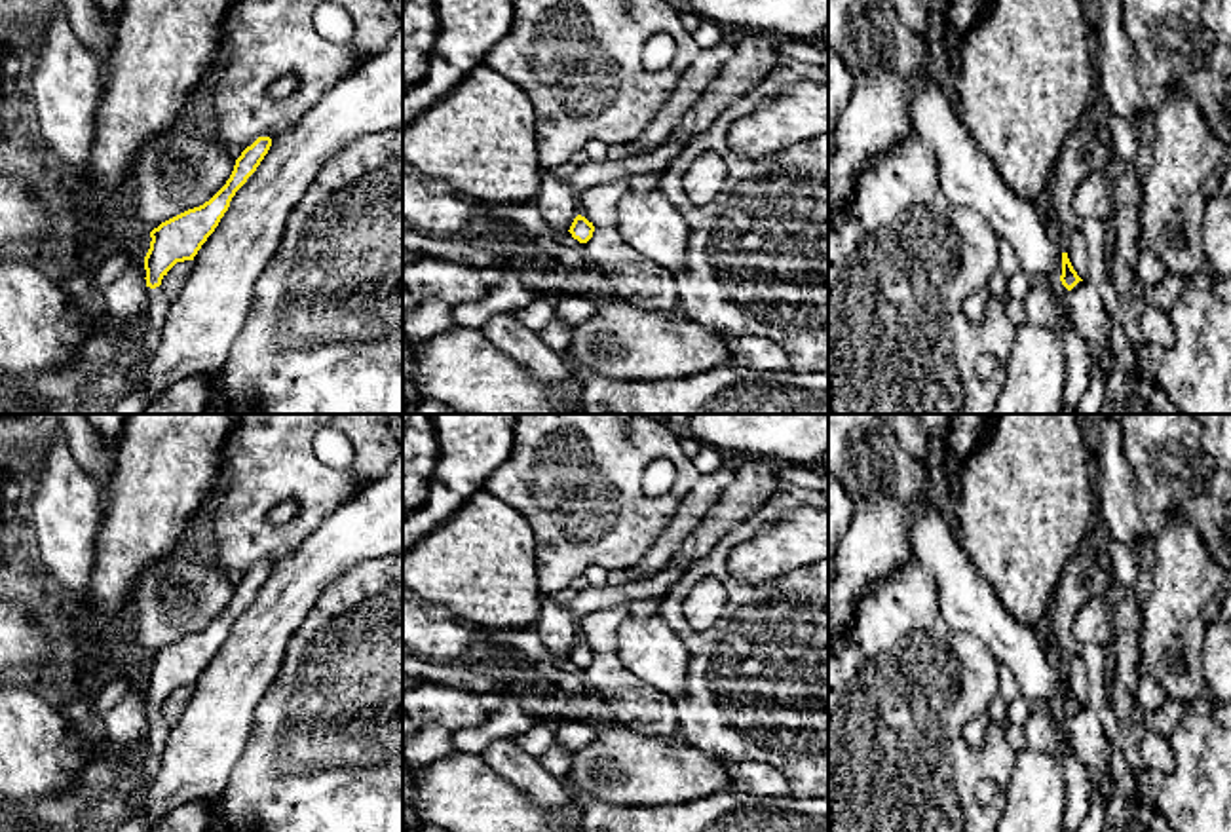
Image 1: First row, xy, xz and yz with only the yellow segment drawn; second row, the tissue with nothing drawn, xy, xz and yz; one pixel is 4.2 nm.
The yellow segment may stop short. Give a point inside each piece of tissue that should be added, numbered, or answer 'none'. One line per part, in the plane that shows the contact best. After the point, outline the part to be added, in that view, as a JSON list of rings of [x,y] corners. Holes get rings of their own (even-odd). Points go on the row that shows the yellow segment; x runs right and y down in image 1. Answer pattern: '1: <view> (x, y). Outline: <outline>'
1: xy (158, 304). Outline: [[[161,285],[156,289],[146,287],[146,291],[148,306],[144,312],[142,336],[139,340],[141,351],[152,350],[158,344],[171,304],[171,300],[163,294]]]

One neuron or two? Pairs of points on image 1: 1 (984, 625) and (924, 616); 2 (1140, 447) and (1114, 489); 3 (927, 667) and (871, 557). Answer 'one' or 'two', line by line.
1: two
2: two
3: two

